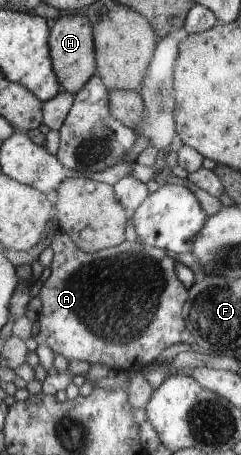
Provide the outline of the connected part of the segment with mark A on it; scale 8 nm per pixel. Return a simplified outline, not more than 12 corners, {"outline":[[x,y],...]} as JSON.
{"outline":[[57,229],[39,344],[141,371],[195,342],[165,250]]}

